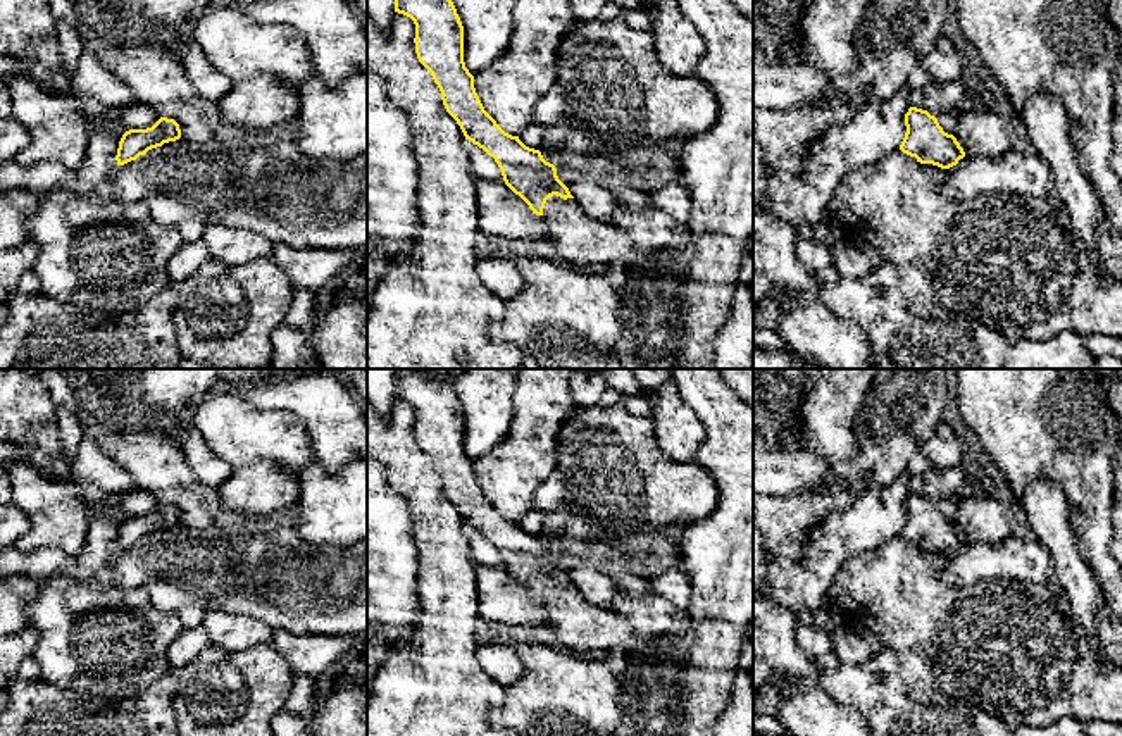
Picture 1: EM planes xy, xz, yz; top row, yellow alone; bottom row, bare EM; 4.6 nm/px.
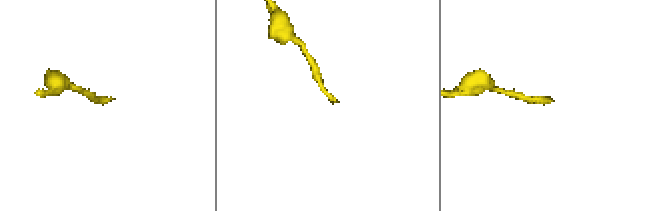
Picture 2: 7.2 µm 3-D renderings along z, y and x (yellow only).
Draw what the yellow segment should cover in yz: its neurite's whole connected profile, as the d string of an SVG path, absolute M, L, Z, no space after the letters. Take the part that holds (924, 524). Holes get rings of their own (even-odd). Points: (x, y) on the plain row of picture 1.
M910 493L905 500L905 512L907 519L900 536L915 543L917 548L950 555L965 543L957 524L944 519L938 505L927 496Z

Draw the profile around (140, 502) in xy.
M136 490L134 493L117 498L115 510L122 515L146 515L152 514L160 502L148 491Z

